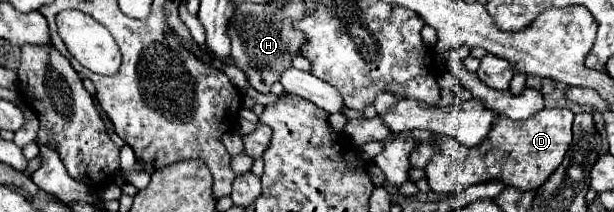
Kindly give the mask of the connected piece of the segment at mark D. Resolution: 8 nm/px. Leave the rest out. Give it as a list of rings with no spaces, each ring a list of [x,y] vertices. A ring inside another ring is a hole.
[[[545,108],[529,120],[511,120],[507,116],[499,116],[497,120],[499,122],[495,122],[487,140],[473,148],[465,148],[449,136],[437,138],[439,152],[425,166],[427,182],[433,192],[453,194],[473,184],[491,180],[501,180],[507,186],[513,186],[523,192],[537,190],[557,170],[567,150],[571,148],[573,112],[567,108]]]

